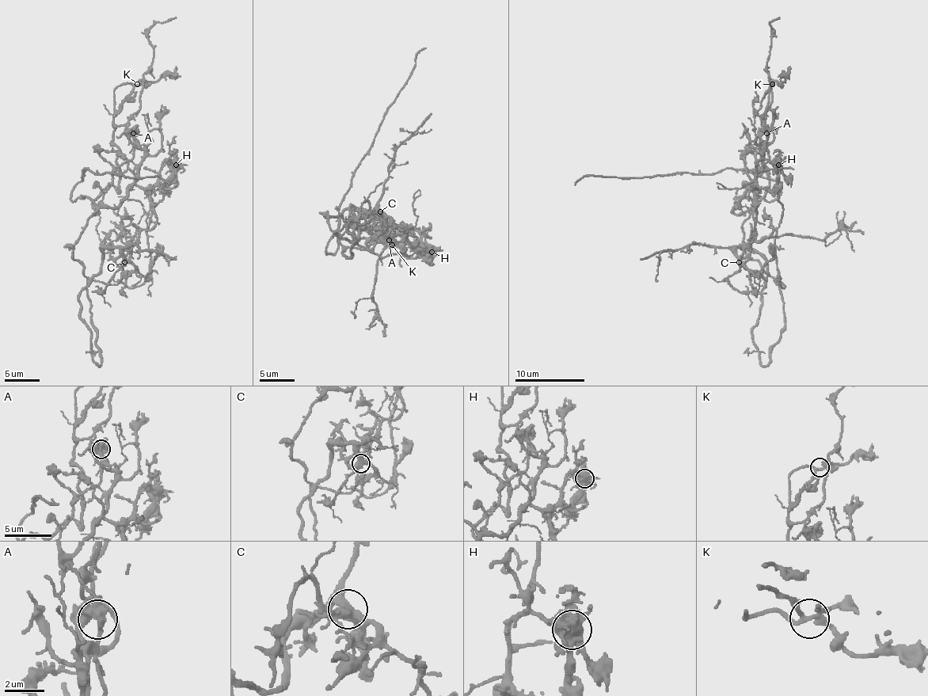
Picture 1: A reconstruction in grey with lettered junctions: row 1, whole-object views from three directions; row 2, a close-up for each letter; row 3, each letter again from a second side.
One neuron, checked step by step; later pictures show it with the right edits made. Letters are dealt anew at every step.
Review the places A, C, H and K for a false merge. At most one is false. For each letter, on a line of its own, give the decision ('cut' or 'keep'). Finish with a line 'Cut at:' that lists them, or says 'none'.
A: keep
C: keep
H: cut
K: keep
Cut at: H

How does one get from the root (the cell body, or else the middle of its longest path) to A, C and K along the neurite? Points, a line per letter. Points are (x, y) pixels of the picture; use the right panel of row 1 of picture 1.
A: (751, 198), (740, 195), (735, 201), (737, 208), (746, 189), (762, 168), (762, 145), (766, 138), (766, 133)
C: (751, 198), (740, 195), (735, 201), (737, 208), (743, 198), (756, 205), (751, 243), (739, 257), (739, 262)
K: (751, 198), (740, 195), (735, 201), (737, 208), (762, 168), (762, 114), (768, 105), (768, 87), (772, 84)

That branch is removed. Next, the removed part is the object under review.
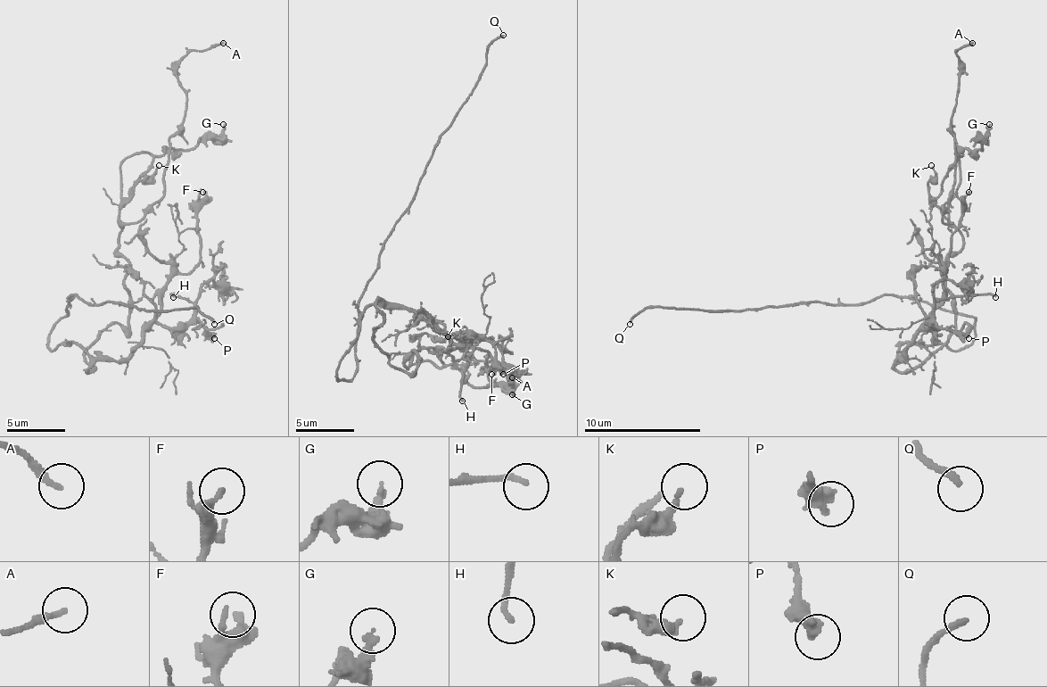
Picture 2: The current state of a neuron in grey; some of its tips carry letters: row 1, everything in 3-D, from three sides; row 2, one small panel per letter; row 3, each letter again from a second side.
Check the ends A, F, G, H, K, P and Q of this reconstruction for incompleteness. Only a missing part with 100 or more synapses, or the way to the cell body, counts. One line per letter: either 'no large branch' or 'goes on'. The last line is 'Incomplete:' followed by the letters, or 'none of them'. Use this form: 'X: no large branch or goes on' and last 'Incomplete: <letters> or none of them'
A: no large branch
F: no large branch
G: no large branch
H: no large branch
K: no large branch
P: no large branch
Q: goes on
Incomplete: Q

